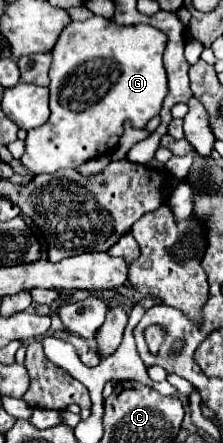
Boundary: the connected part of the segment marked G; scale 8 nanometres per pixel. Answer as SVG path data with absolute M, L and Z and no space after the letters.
M90 17L88 21L72 21L58 43L52 49L50 67L50 119L46 125L28 131L26 151L22 165L34 175L56 173L64 167L78 167L88 159L108 155L116 149L124 123L130 121L134 129L144 129L146 123L160 113L162 99L166 97L166 69L162 65L162 53L166 47L166 35L150 25L122 27L112 19Z

